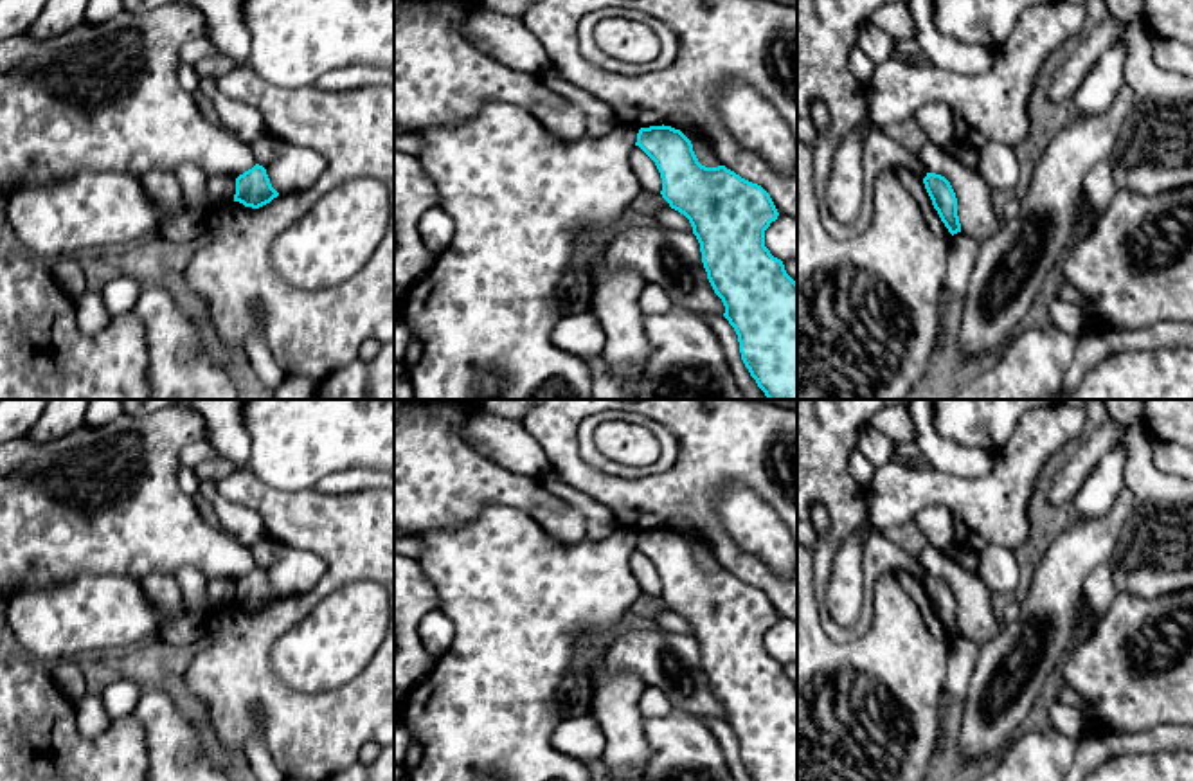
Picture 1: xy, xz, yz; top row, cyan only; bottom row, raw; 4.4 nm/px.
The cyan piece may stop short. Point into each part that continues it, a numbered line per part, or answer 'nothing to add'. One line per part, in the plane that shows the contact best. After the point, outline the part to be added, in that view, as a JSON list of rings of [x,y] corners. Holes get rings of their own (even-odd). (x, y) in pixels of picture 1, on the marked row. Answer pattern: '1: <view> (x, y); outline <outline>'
nothing to add

